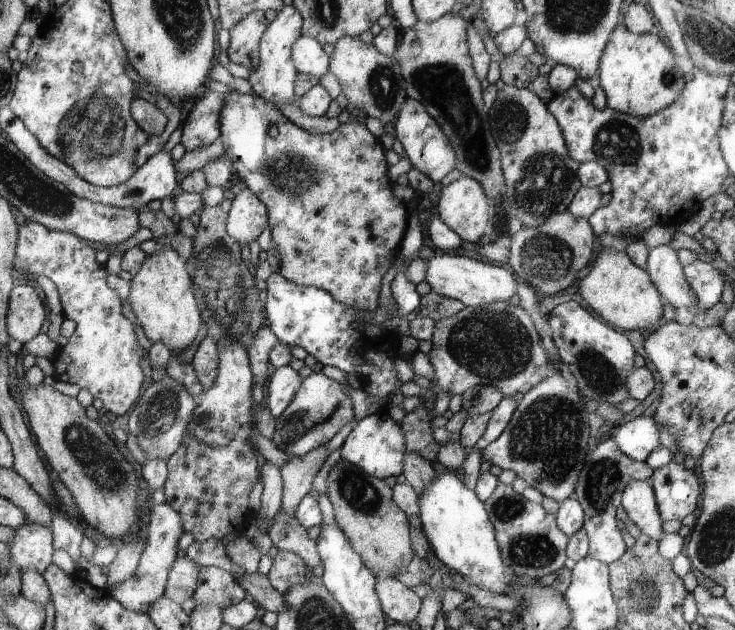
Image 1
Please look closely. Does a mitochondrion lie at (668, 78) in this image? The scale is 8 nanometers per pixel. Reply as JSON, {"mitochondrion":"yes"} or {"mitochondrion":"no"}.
{"mitochondrion":"yes"}

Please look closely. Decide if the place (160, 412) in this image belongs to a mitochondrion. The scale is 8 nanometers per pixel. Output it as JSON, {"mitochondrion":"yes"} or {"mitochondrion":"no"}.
{"mitochondrion":"yes"}

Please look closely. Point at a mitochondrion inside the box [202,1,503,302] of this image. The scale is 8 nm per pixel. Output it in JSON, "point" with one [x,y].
{"point":[443,85]}

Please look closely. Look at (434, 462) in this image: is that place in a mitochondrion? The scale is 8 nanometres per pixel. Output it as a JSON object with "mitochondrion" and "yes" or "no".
{"mitochondrion":"no"}

